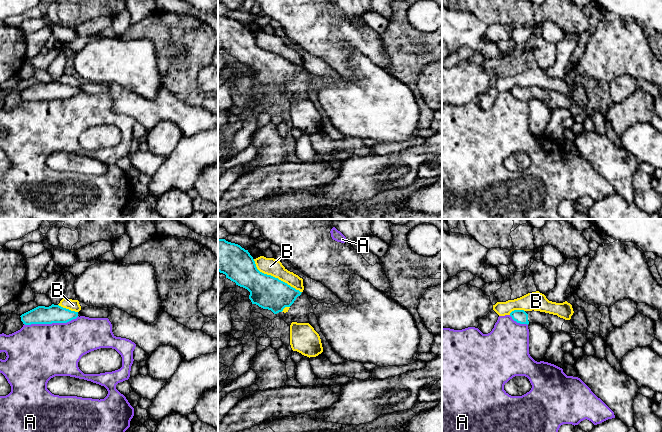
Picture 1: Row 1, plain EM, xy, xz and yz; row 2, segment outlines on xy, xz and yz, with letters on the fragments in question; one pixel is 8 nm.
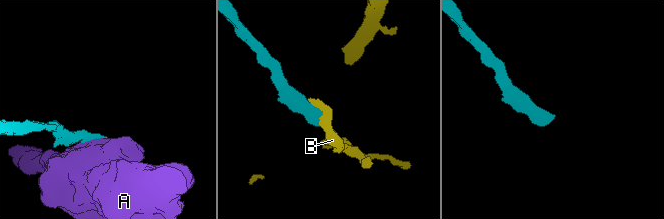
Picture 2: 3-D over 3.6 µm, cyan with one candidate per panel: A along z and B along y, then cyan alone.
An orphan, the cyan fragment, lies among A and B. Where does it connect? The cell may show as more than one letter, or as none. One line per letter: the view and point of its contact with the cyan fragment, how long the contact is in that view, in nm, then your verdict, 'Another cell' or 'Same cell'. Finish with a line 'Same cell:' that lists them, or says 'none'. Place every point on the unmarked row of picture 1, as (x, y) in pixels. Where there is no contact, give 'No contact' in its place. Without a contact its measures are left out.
A: Touches cyan at xy (51, 99). Shared border 440 nm. Another cell
B: Touches cyan at xz (274, 53). Shared border 480 nm. Another cell
Same cell: none

